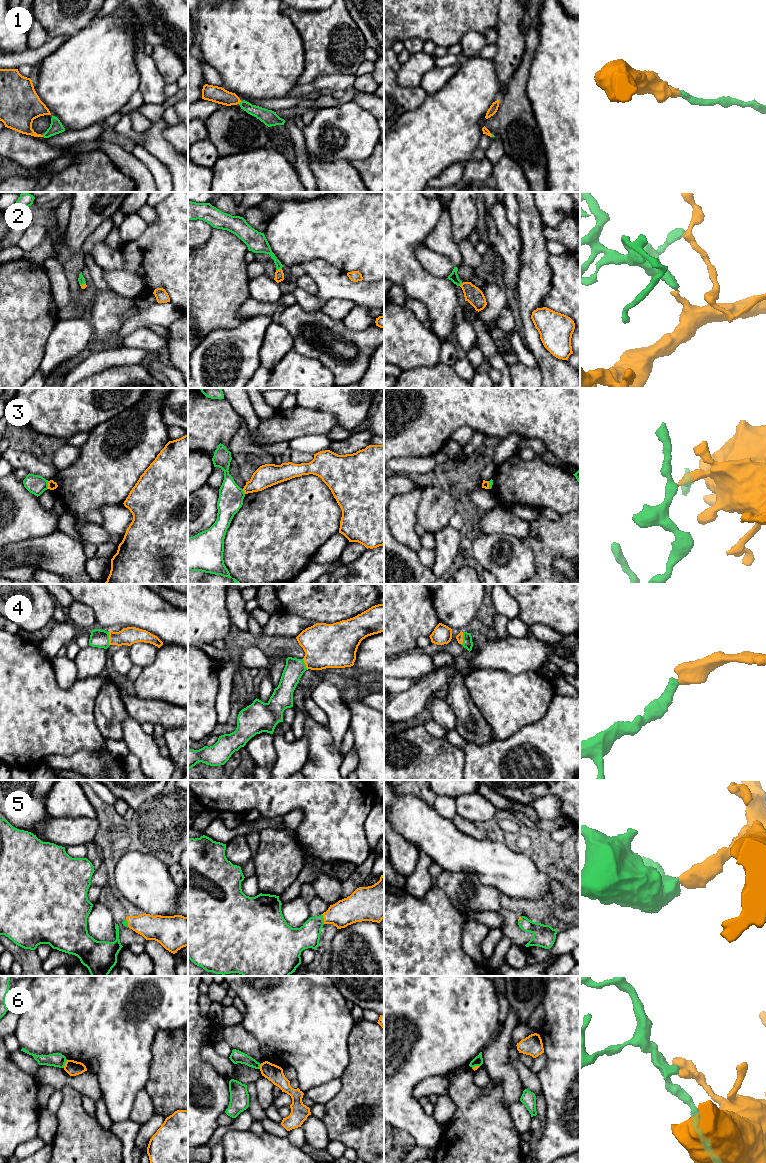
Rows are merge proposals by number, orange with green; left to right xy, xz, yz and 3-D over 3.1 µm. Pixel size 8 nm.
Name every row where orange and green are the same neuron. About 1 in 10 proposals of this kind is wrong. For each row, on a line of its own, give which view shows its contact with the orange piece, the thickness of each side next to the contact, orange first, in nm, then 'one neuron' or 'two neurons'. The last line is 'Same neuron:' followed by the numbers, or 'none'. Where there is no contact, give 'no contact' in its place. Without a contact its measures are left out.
1: xz | 130/120 nm | one neuron
2: xz | 80/130 nm | one neuron
3: xy | 70/160 nm | two neurons
4: xy | 140/150 nm | one neuron
5: xz | 220/190 nm | one neuron
6: xy | 120/110 nm | two neurons
Same neuron: 1, 2, 4, 5

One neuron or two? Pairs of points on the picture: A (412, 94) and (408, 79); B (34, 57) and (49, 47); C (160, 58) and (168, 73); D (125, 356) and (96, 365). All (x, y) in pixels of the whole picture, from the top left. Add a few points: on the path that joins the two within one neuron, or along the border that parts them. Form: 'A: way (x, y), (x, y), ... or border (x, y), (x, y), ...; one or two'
A: border (401, 65), (397, 83), (401, 86), (419, 86); two
B: way (38, 55), (45, 50); one
C: way (164, 62), (168, 69); one
D: way (118, 356), (103, 359); one

